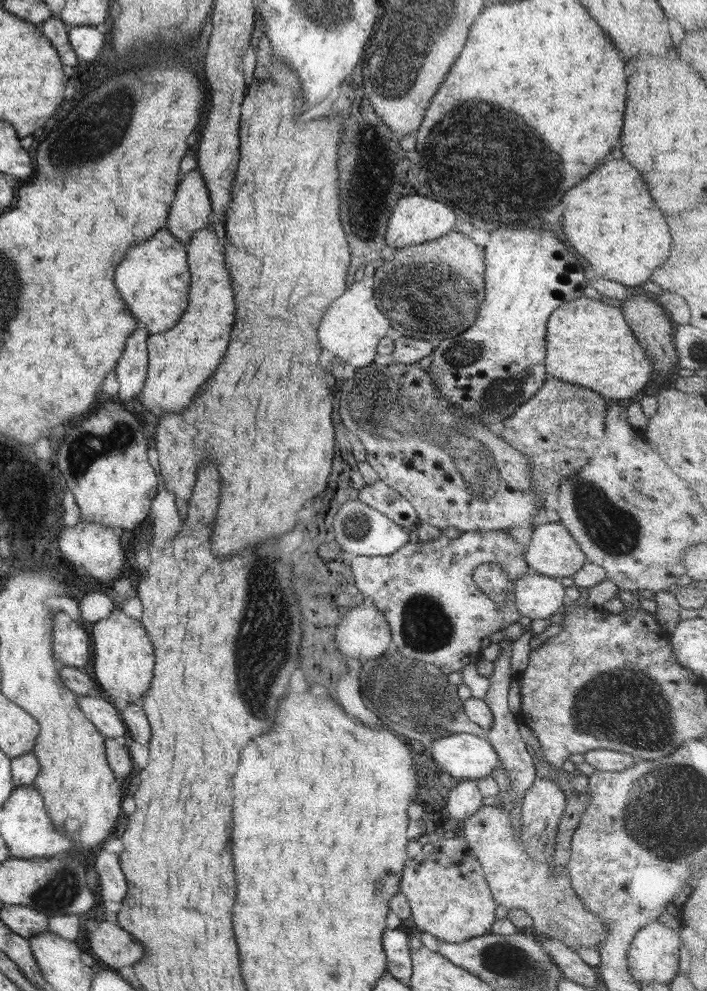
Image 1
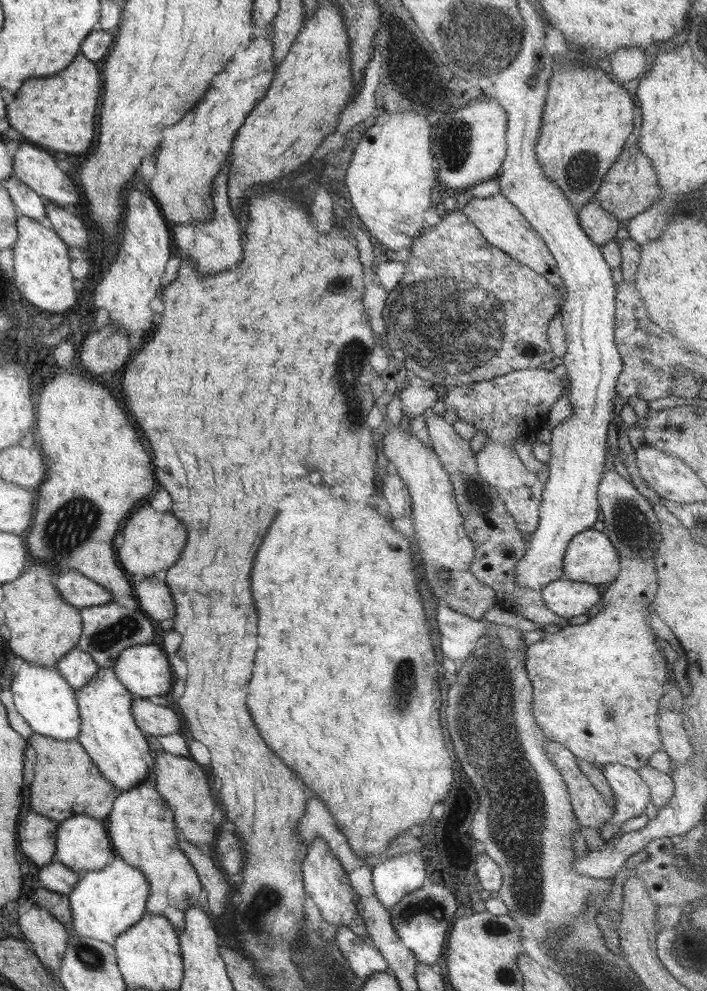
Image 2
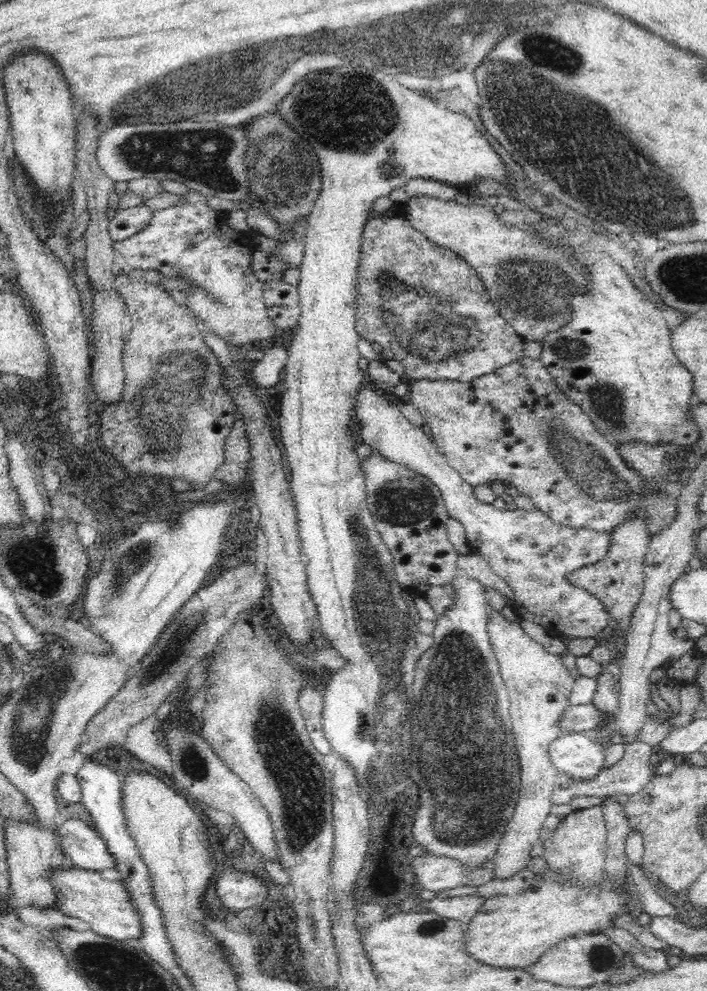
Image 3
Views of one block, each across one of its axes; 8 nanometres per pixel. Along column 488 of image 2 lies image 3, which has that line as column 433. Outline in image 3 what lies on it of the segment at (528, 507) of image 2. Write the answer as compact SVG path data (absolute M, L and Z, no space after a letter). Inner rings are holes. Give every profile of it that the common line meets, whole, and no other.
M370 380L362 384L357 390L353 402L353 412L356 422L360 424L360 438L362 445L368 445L372 450L390 462L397 462L405 468L421 474L428 479L442 495L449 518L458 520L464 526L467 544L482 555L490 568L504 579L514 591L513 610L519 618L526 619L540 625L554 636L574 635L580 638L595 637L598 632L608 626L611 618L604 610L602 602L592 596L587 590L574 586L568 580L568 573L574 572L583 566L600 562L608 552L611 540L607 532L598 532L590 529L576 529L556 524L547 514L538 509L506 510L496 509L494 505L478 502L473 486L464 483L457 470L454 470L438 450L434 441L430 440L422 426L412 424L401 412L391 393L385 388L376 387Z

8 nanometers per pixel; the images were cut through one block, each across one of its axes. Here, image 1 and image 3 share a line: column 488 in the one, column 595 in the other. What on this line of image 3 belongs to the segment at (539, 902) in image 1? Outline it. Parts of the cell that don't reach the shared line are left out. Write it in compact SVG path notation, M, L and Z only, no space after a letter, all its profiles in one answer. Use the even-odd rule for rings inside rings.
M601 806L572 811L561 820L551 834L545 846L542 858L554 872L559 872L564 878L581 882L581 886L600 886L604 882L605 852L607 848L607 827Z

